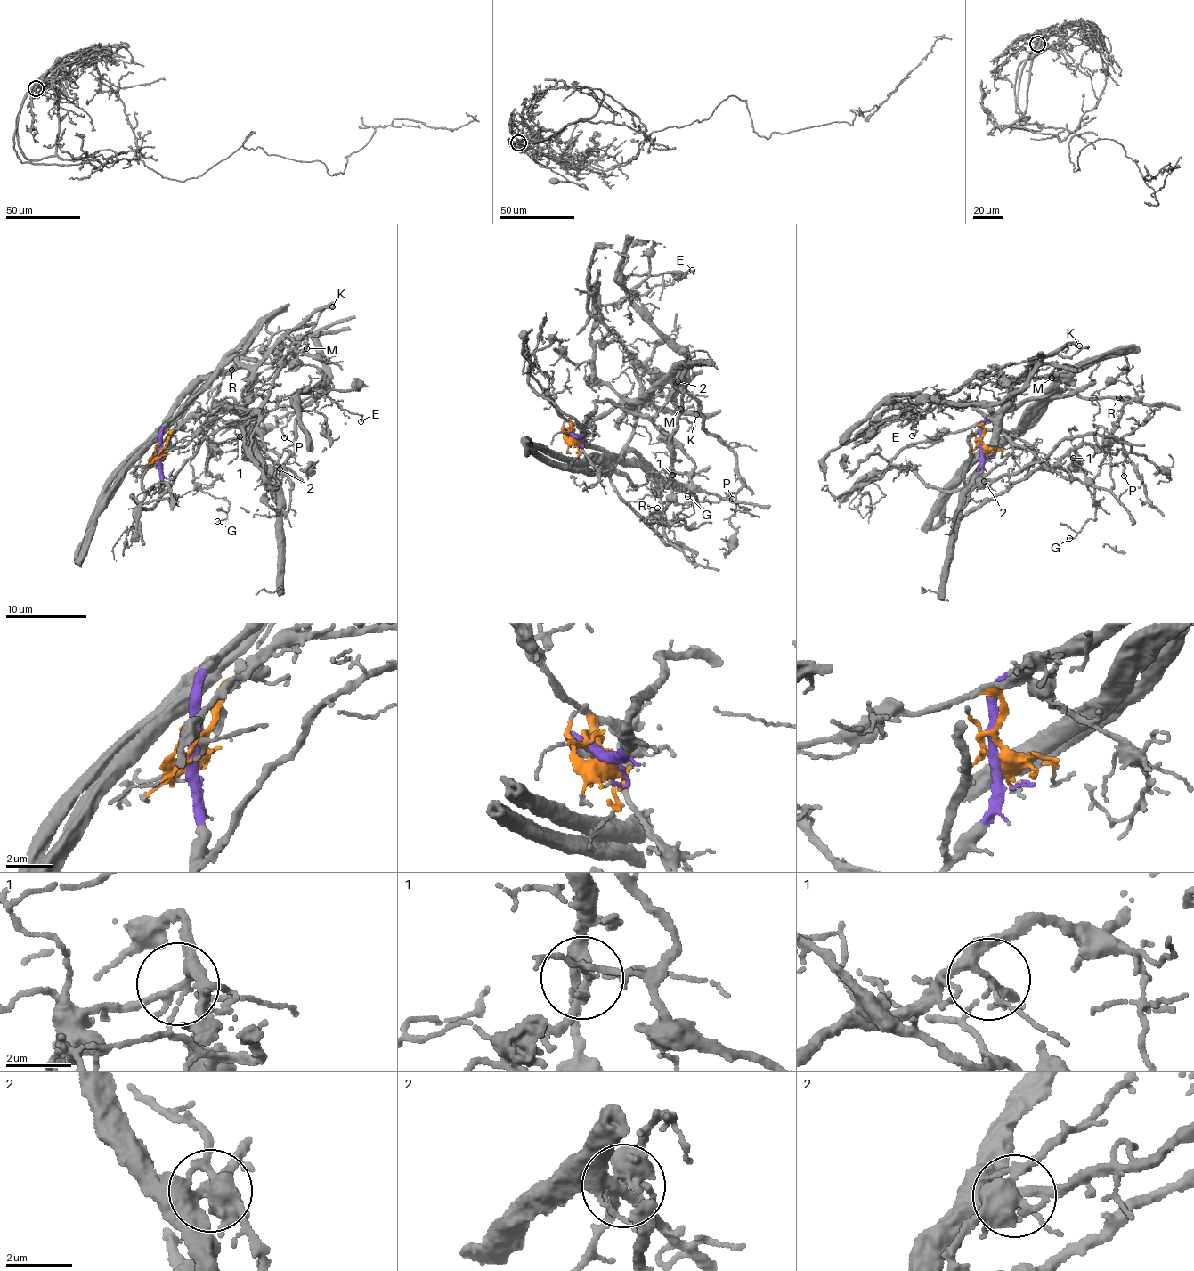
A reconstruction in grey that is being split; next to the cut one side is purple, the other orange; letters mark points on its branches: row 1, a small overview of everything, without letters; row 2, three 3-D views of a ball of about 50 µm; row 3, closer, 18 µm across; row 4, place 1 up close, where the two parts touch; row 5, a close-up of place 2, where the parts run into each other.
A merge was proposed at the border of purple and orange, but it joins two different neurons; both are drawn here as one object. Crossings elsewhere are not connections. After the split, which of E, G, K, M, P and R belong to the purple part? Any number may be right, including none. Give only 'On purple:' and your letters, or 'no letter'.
On purple: no letter

